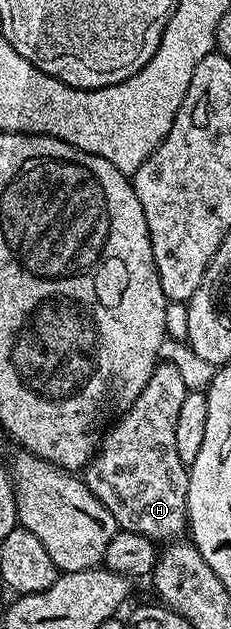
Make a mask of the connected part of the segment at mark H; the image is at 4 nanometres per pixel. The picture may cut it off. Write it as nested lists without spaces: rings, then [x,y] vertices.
[[[157,362],[146,389],[115,420],[116,428],[103,436],[96,454],[82,471],[90,493],[110,509],[119,530],[138,533],[157,545],[172,543],[188,531],[189,468],[178,457],[174,438],[178,412],[188,393],[178,369],[172,363]]]

